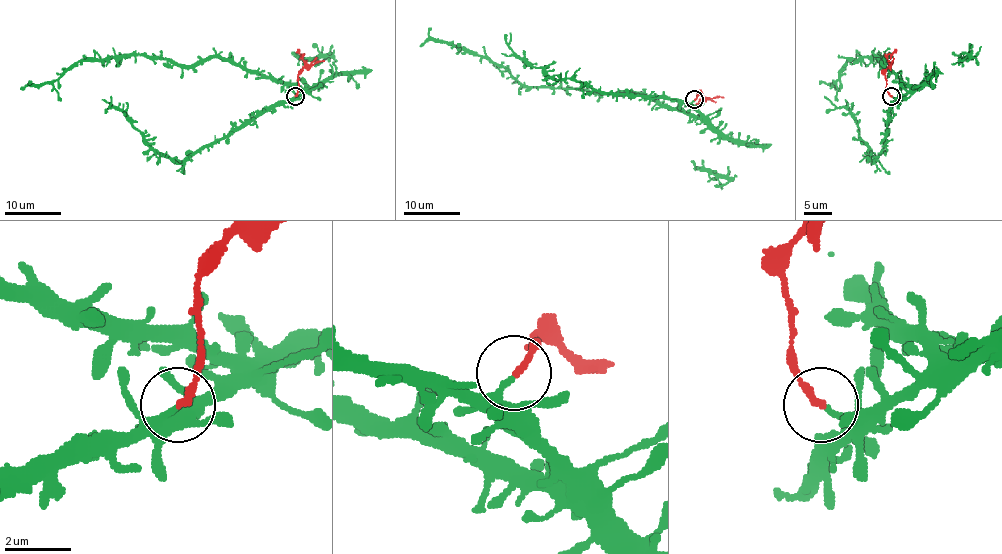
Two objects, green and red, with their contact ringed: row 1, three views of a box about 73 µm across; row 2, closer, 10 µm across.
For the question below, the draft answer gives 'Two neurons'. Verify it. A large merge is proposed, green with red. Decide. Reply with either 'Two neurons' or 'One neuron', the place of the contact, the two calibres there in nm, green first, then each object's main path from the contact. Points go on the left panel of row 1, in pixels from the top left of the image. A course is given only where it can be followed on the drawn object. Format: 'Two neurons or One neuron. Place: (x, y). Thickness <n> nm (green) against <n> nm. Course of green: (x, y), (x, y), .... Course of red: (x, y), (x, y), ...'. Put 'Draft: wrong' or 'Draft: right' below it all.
Two neurons. Place: (295, 96). Thickness 170 nm (green) against 200 nm. Course of green: (295, 96), (299, 87), (222, 58), (180, 65), (124, 55), (79, 62), (51, 82), (20, 89). Course of red: (295, 96), (298, 72), (305, 65), (298, 49)
Draft: right

